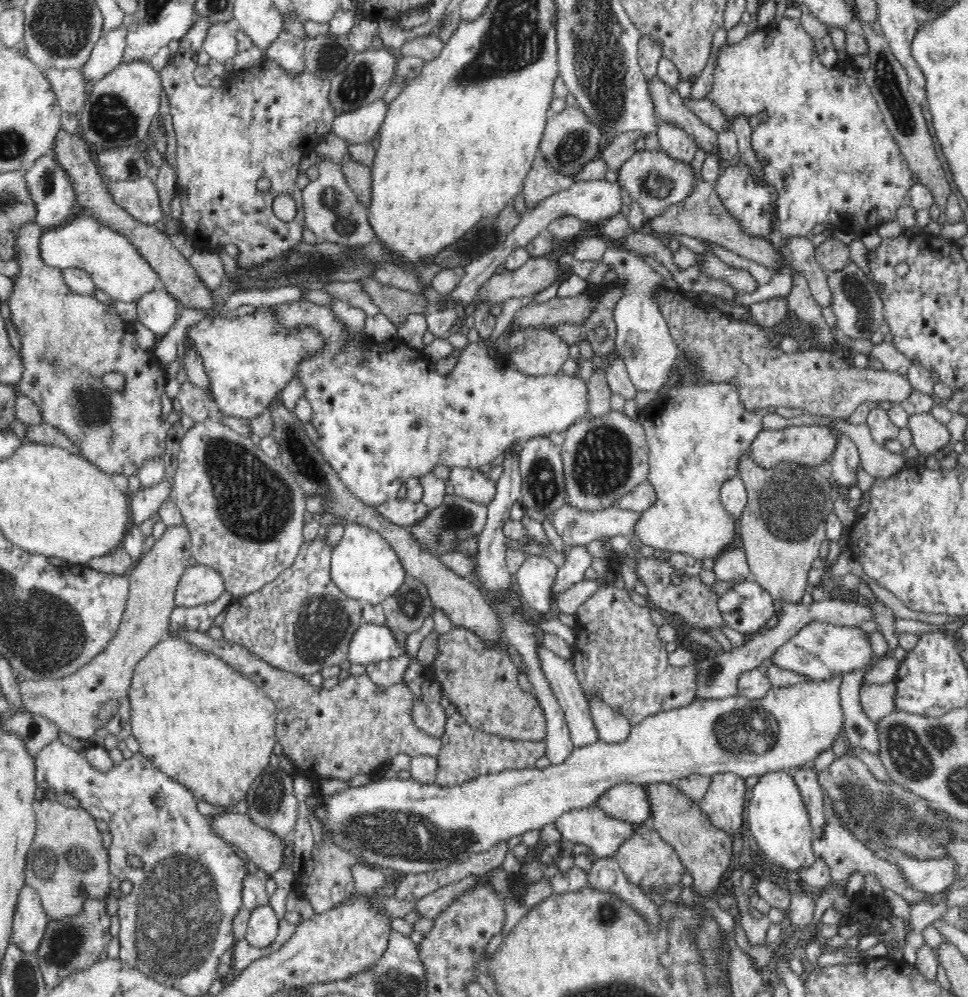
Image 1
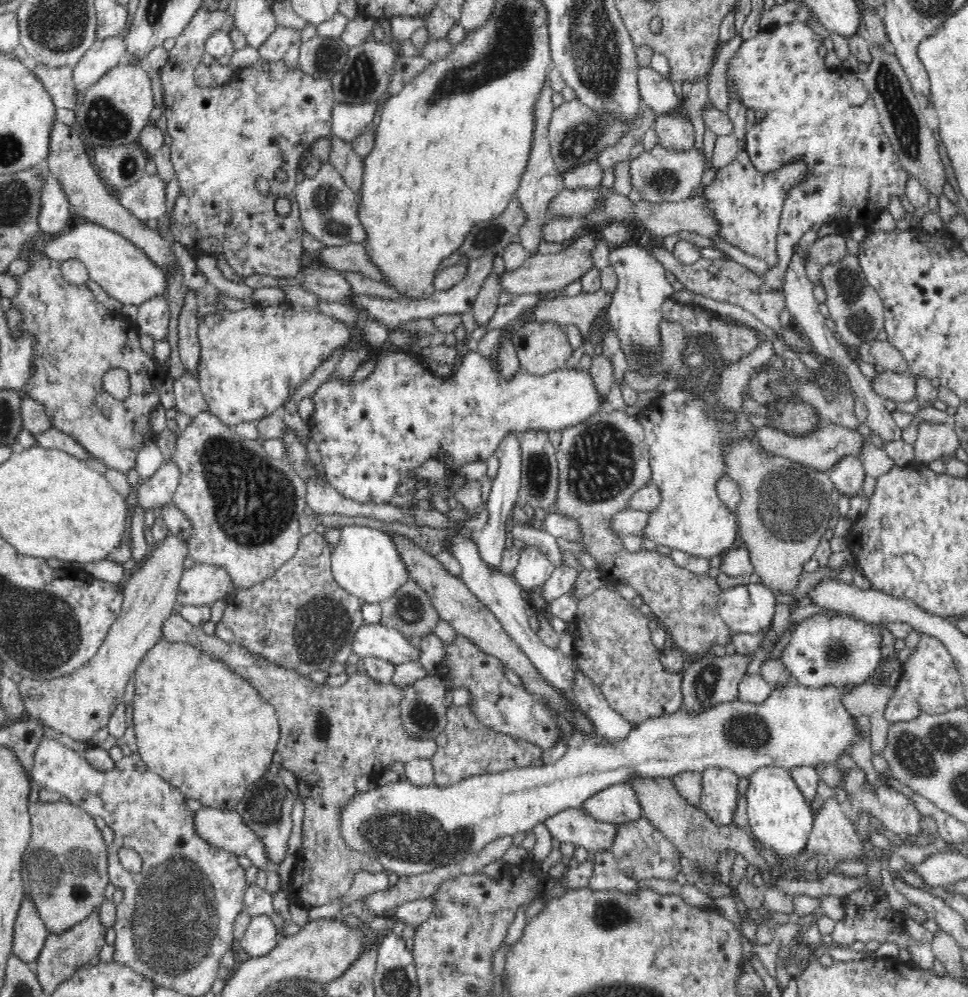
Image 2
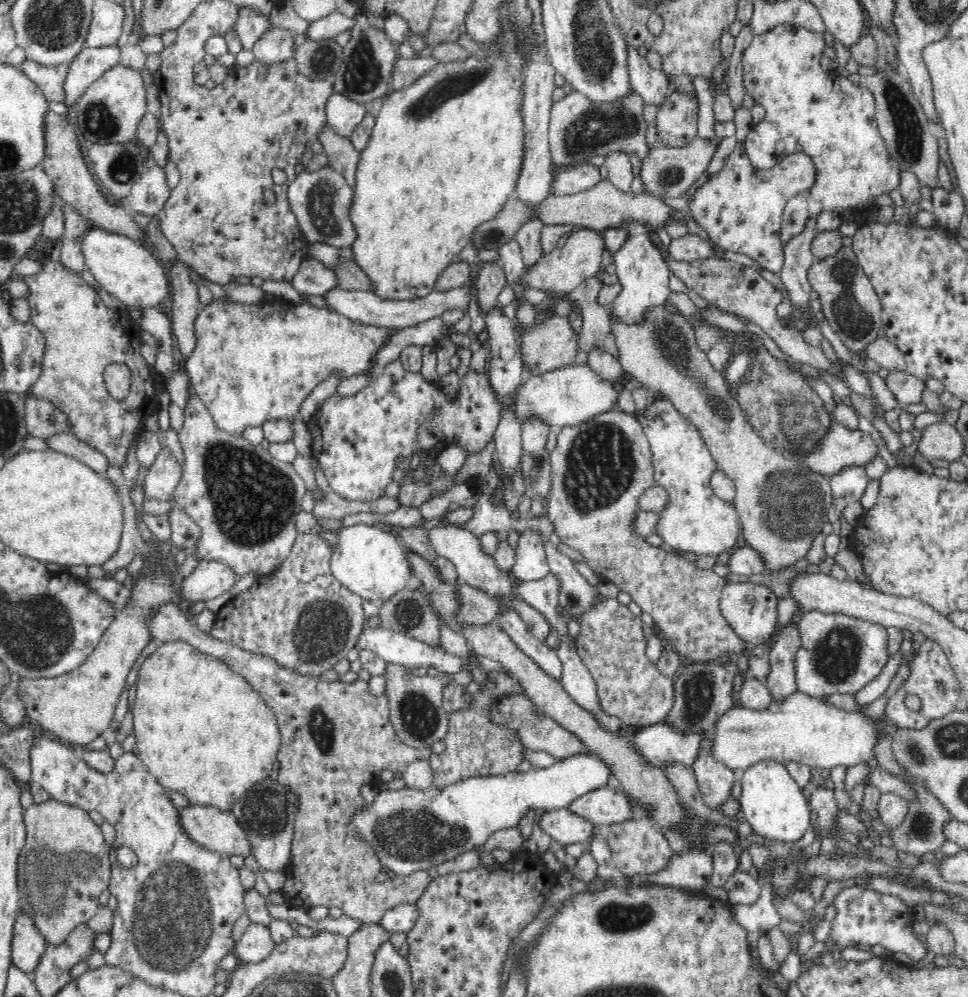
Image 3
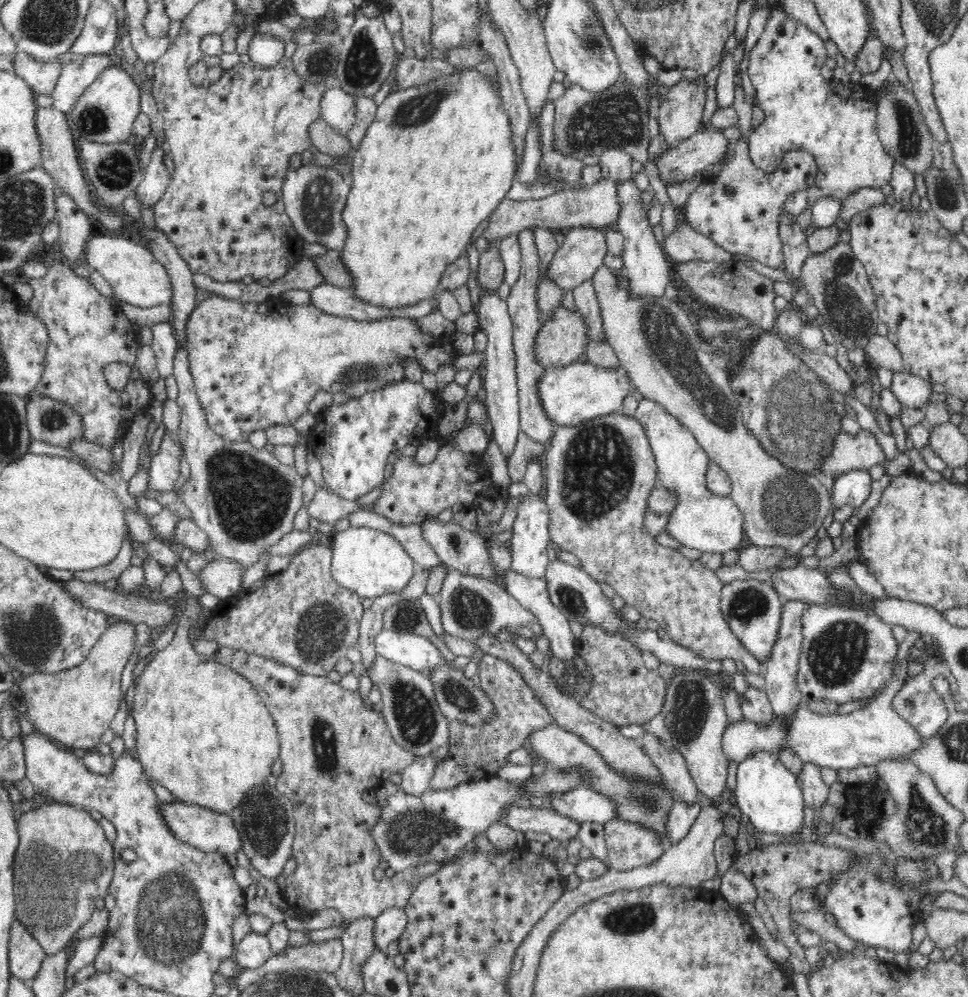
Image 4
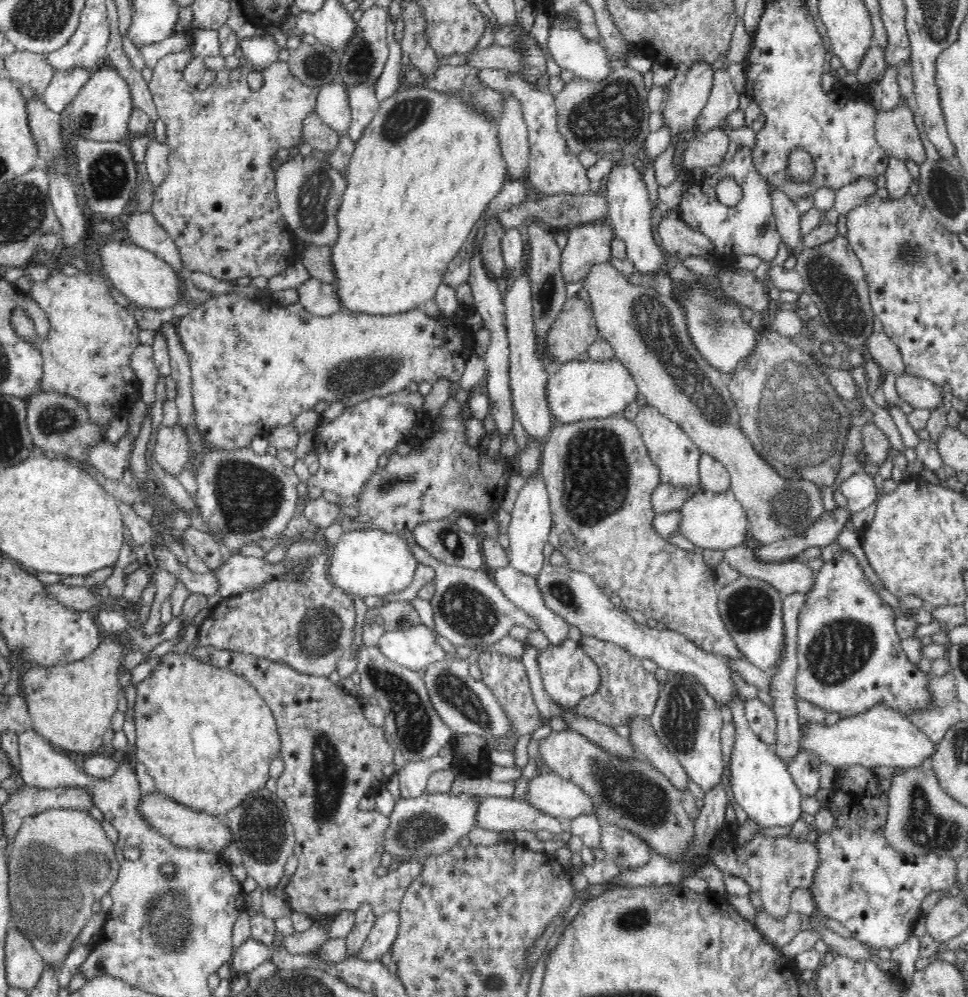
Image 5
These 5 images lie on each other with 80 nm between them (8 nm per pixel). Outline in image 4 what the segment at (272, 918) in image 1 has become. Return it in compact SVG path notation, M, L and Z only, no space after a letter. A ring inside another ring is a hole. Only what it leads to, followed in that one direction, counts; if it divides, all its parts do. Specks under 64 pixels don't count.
M251 930L239 943L233 945L232 959L240 969L253 969L262 966L272 953L269 938Z

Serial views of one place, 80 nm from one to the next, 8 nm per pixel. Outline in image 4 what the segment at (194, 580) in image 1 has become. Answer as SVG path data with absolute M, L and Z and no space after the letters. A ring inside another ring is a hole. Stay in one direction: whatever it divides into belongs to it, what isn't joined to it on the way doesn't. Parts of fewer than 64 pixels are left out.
M210 559L196 573L208 594L221 600L238 594L238 560Z

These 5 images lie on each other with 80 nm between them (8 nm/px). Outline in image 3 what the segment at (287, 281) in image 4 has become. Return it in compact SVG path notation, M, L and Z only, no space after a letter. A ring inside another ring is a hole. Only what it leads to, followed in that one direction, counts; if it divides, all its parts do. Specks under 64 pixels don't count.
M309 254L301 261L290 283L300 294L320 297L339 288L336 273Z

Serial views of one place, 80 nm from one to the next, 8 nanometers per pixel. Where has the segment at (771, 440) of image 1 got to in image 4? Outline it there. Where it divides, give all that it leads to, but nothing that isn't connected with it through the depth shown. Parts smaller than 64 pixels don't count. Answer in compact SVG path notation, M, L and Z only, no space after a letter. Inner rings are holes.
M861 429L857 436L850 436L843 431L819 472L833 478L848 471L868 470L884 460L884 452L874 434Z

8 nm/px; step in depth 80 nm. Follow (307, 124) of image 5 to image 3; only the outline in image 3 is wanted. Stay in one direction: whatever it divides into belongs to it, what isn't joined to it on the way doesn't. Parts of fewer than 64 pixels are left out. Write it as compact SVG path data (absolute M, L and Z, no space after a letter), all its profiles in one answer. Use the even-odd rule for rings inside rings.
M327 123L322 126L318 141L324 146L331 168L342 174L346 183L354 189L361 153L353 148L349 138L336 134Z

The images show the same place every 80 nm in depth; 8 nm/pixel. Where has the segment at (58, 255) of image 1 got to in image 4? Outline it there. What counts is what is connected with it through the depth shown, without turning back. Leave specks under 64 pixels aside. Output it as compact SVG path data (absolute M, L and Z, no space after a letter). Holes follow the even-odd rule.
M96 228L86 243L83 260L106 278L121 304L150 308L172 302L174 292L164 266L156 260L152 251L131 239L123 238L120 233L107 233Z

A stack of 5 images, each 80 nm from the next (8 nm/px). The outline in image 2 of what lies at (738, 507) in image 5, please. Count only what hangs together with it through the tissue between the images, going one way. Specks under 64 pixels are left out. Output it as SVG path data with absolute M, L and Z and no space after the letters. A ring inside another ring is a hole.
M763 341L761 342L750 354L746 354L744 358L740 358L738 362L734 362L732 366L725 367L720 370L720 376L718 381L718 390L717 395L720 396L721 404L724 404L726 409L730 409L734 412L737 412L737 420L732 424L728 423L720 423L718 420L714 419L714 415L710 415L710 411L706 410L706 407L702 406L702 402L698 402L698 400L694 399L694 396L686 394L686 392L680 392L678 389L674 389L673 391L668 391L667 393L662 391L659 396L653 399L646 407L642 407L639 413L634 416L645 432L646 444L649 447L649 463L651 466L651 483L655 484L659 491L661 492L661 503L649 514L649 523L644 527L643 530L643 538L648 538L648 540L652 540L655 542L657 546L667 546L667 548L672 548L672 550L682 550L682 552L688 552L688 554L692 554L692 556L703 556L705 561L709 560L712 556L723 555L728 550L730 550L730 546L734 544L734 540L736 540L736 536L739 535L738 531L738 521L734 511L730 510L718 496L716 492L716 482L718 482L718 478L720 476L724 476L727 474L726 472L726 461L722 459L722 448L726 448L726 445L730 445L731 441L738 439L740 437L754 437L757 435L757 429L752 422L748 419L748 415L746 415L746 411L742 409L742 402L744 396L742 396L742 390L744 390L750 373L754 371L754 368L758 368L761 364L764 364L766 360L770 360L772 356L775 356L774 347L772 347L771 341Z

